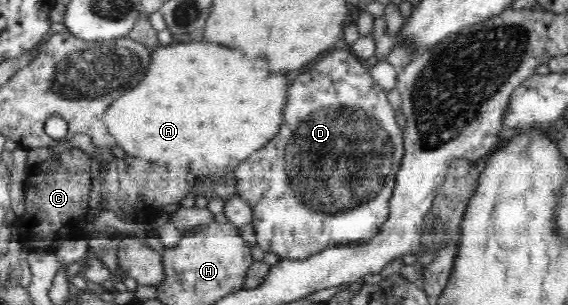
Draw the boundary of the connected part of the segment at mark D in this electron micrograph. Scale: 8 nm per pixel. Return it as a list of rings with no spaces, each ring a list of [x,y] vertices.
[[[343,49],[333,50],[317,64],[311,65],[307,73],[299,75],[289,87],[289,99],[285,107],[285,123],[281,125],[279,137],[269,141],[257,153],[249,155],[245,161],[238,163],[234,171],[236,179],[235,195],[242,197],[252,207],[252,225],[255,230],[257,245],[267,253],[275,253],[282,259],[304,260],[331,246],[360,244],[373,239],[389,215],[389,202],[396,184],[396,175],[404,156],[404,136],[399,129],[395,110],[389,105],[387,91],[376,84],[366,61],[361,61],[352,53]]]

